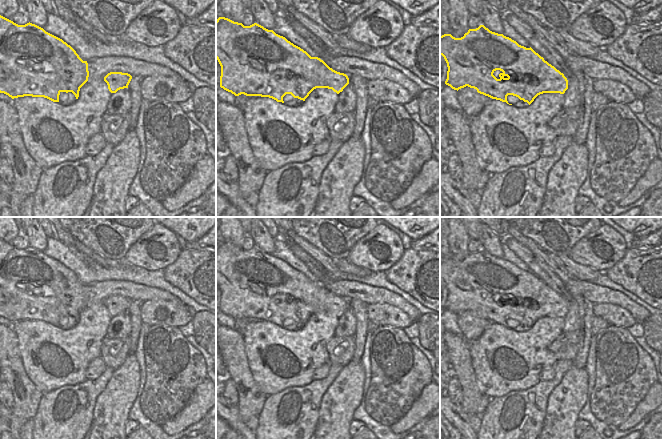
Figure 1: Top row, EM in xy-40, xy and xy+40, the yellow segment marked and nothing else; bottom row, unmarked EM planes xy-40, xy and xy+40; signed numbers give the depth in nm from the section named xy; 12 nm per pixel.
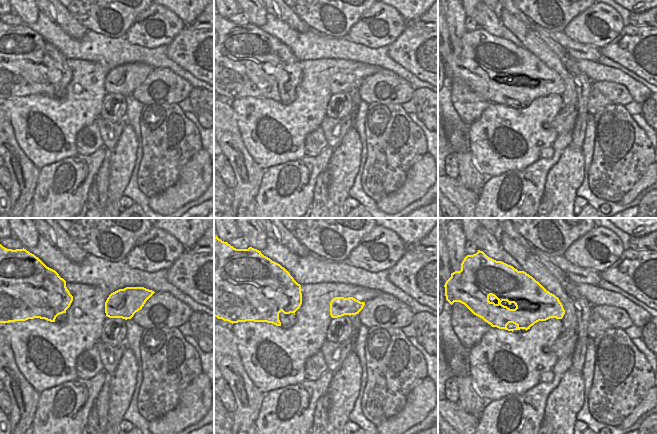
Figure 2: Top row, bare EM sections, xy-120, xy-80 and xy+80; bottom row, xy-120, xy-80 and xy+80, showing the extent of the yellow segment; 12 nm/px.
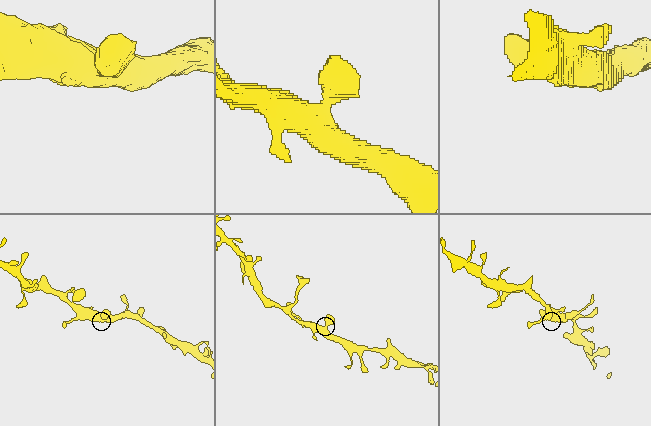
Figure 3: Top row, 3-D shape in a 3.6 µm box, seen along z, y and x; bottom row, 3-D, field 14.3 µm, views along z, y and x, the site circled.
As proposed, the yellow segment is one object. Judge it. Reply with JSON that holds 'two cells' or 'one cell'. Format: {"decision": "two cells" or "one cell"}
{"decision": "one cell"}

